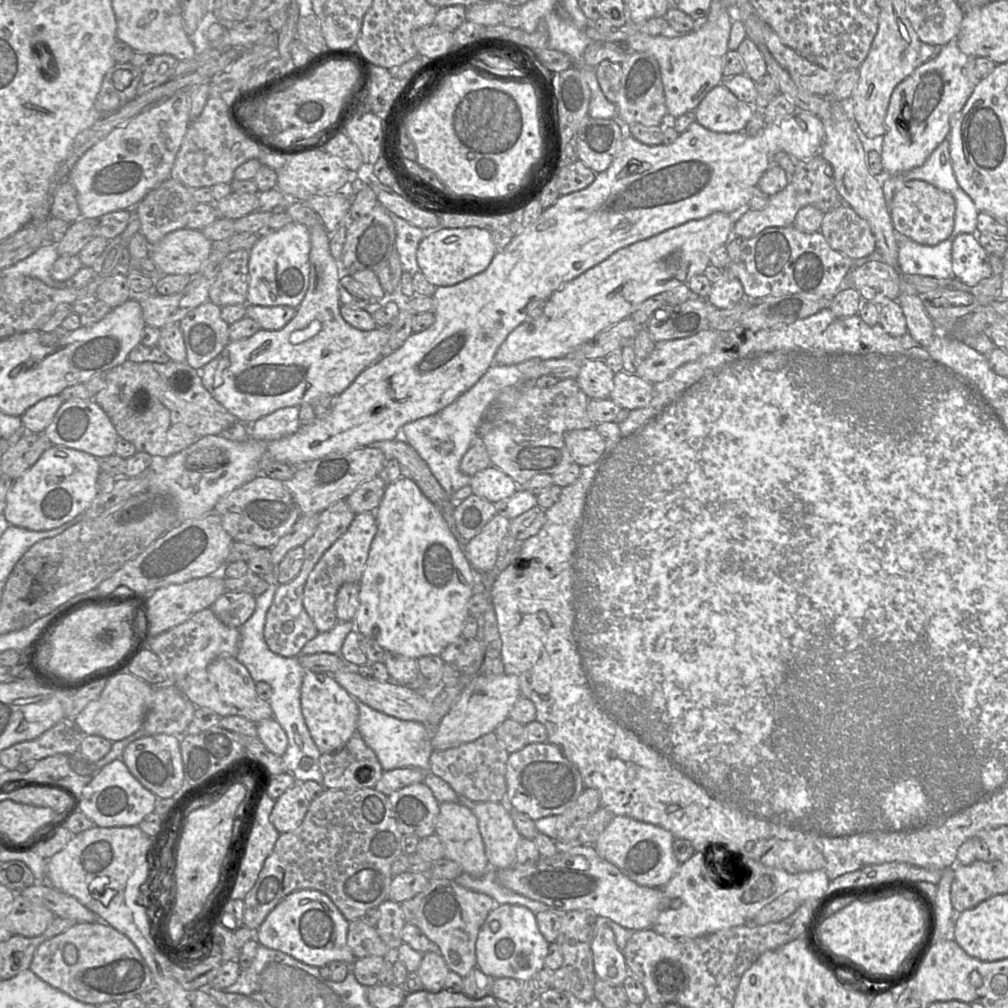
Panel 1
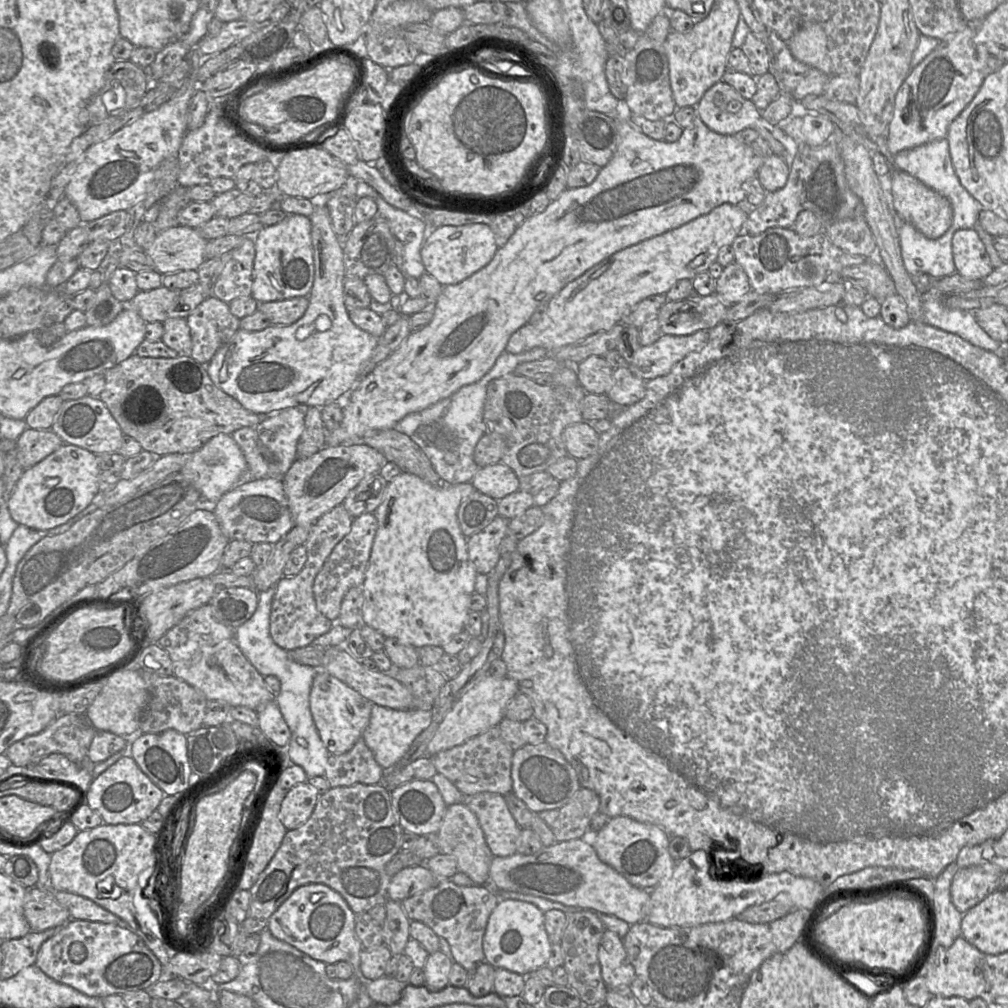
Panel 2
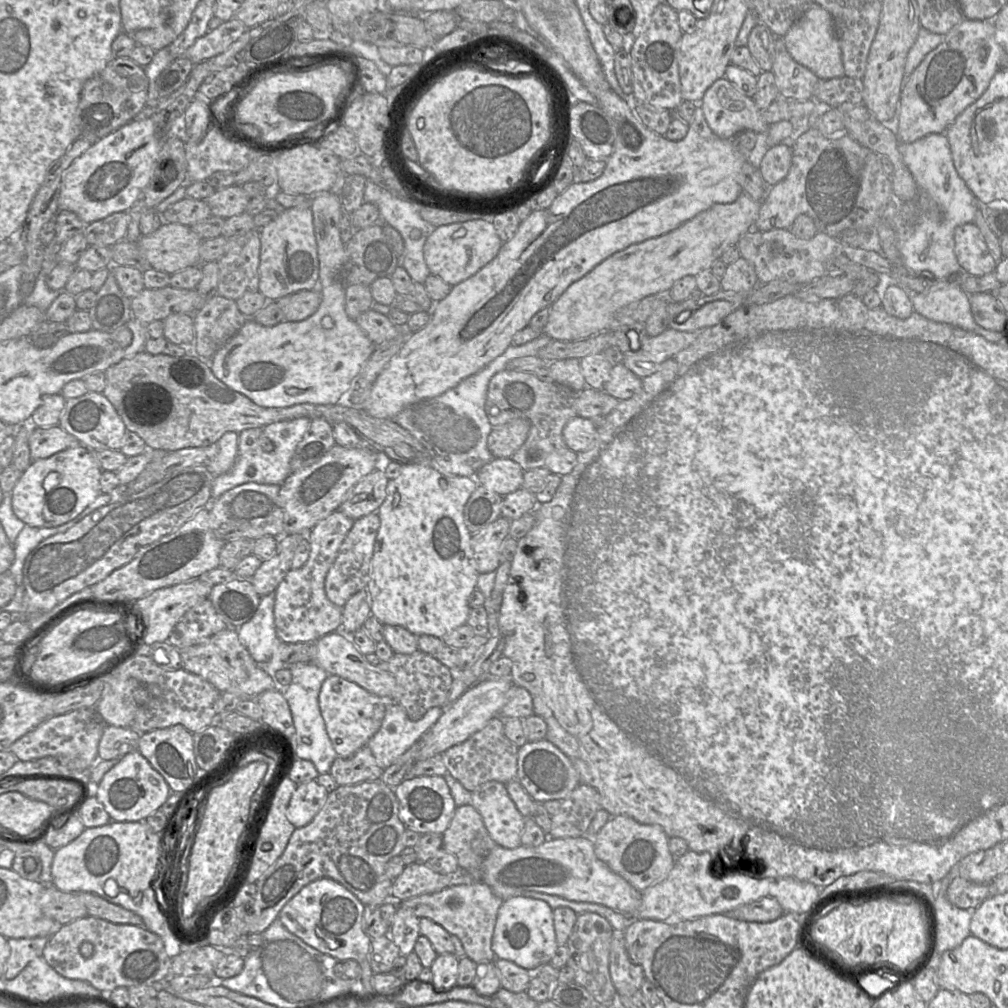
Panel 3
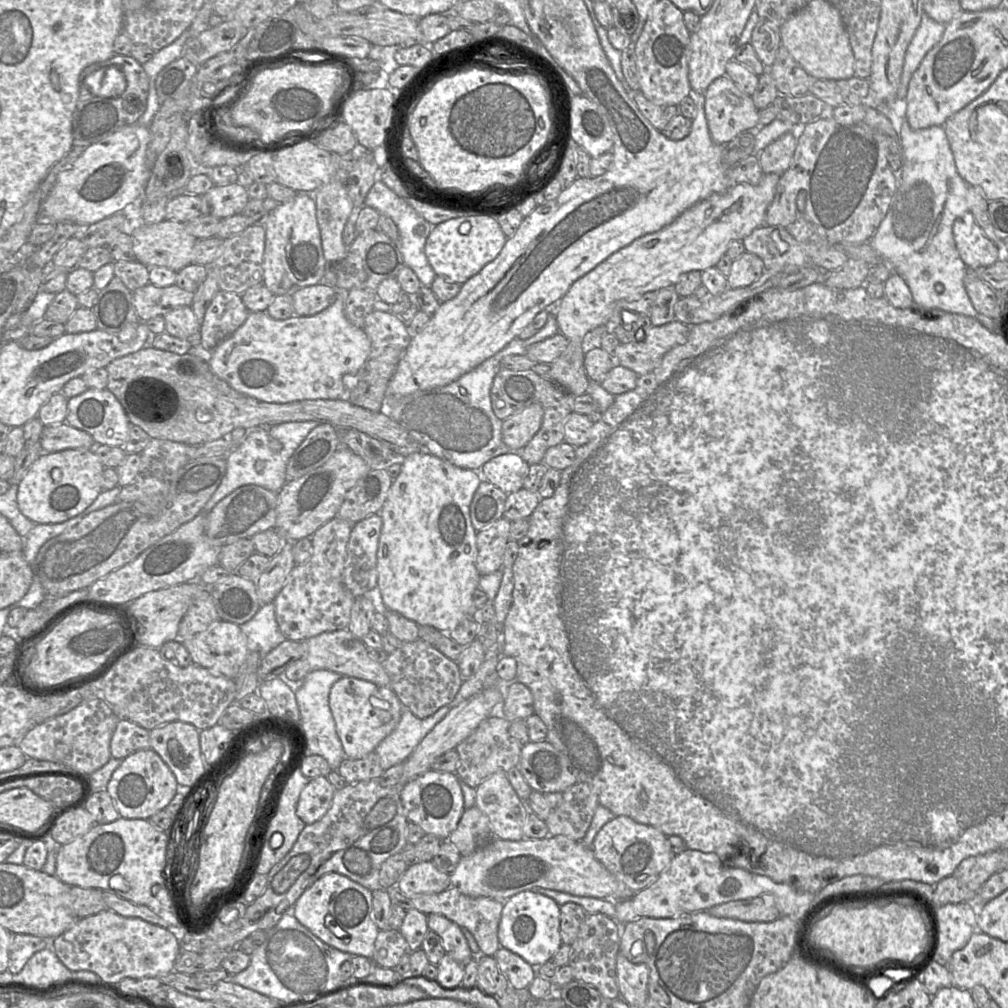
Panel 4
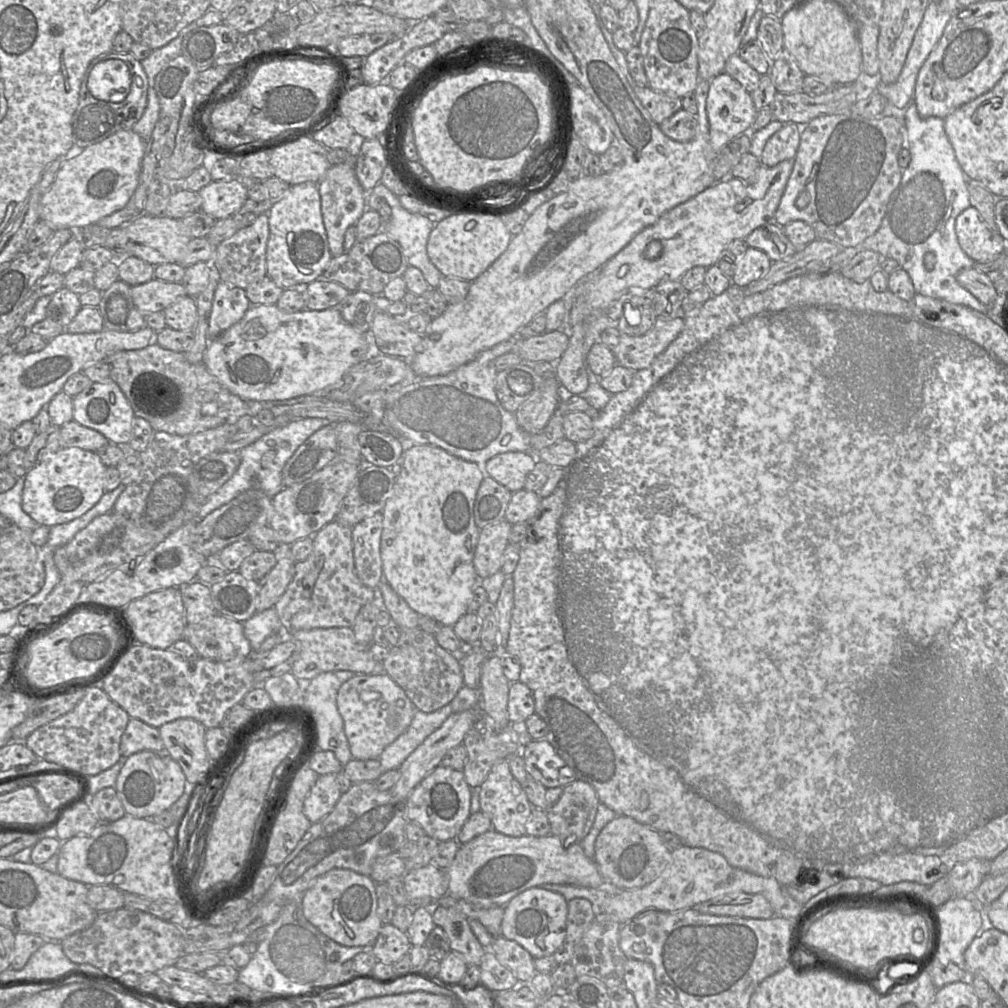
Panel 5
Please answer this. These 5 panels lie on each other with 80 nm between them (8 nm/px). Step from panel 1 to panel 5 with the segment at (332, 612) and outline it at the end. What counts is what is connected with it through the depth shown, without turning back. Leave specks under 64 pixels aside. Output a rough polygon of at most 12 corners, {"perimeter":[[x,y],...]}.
{"perimeter":[[381,512],[352,528],[355,572],[372,589],[383,581]]}

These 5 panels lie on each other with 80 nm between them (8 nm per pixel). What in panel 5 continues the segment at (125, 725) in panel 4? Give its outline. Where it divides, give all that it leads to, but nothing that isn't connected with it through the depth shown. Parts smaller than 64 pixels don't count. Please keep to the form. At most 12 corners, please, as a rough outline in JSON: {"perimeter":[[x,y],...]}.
{"perimeter":[[130,718],[121,755],[144,750],[166,753],[159,728]]}

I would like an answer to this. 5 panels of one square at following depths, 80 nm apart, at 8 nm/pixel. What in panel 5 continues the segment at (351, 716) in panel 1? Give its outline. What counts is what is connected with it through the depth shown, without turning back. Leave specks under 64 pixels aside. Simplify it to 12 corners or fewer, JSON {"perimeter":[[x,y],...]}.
{"perimeter":[[387,673],[337,692],[353,759],[378,759],[415,706]]}

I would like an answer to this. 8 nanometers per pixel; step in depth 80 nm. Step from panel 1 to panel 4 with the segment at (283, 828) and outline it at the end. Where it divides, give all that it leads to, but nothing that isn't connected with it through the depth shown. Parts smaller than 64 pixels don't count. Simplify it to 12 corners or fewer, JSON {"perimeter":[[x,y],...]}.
{"perimeter":[[327,777],[310,779],[296,814],[306,824],[320,820],[337,790]]}

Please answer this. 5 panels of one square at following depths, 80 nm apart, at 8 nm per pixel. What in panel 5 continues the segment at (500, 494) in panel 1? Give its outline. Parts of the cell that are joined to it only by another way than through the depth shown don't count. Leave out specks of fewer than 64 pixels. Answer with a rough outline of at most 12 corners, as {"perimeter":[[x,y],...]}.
{"perimeter":[[504,452],[485,462],[512,493],[524,489],[532,452]]}

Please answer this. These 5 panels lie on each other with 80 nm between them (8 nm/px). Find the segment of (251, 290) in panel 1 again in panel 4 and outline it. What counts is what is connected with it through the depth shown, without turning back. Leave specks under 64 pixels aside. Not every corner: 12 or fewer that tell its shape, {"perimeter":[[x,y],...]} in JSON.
{"perimeter":[[314,193],[264,226],[263,284],[275,296],[324,280]]}

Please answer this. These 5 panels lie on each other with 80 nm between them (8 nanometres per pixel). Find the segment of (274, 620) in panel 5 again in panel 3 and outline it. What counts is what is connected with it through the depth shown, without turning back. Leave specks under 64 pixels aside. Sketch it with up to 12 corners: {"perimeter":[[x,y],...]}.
{"perimeter":[[275,591],[260,598],[238,629],[262,664],[283,643],[274,623]]}

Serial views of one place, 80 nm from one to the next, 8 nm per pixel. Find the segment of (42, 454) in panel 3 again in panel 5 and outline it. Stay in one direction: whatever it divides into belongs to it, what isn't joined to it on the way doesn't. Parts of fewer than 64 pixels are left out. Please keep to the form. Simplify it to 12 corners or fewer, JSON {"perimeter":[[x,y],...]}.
{"perimeter":[[70,421],[60,427],[60,447],[97,452],[109,440]]}

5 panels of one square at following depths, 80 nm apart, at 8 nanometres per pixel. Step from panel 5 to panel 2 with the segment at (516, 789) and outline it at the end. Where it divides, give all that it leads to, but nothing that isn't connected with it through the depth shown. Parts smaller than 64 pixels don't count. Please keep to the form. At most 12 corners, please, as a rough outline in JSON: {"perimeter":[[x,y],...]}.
{"perimeter":[[482,792],[464,803],[493,856],[517,853],[522,828],[505,796]]}

